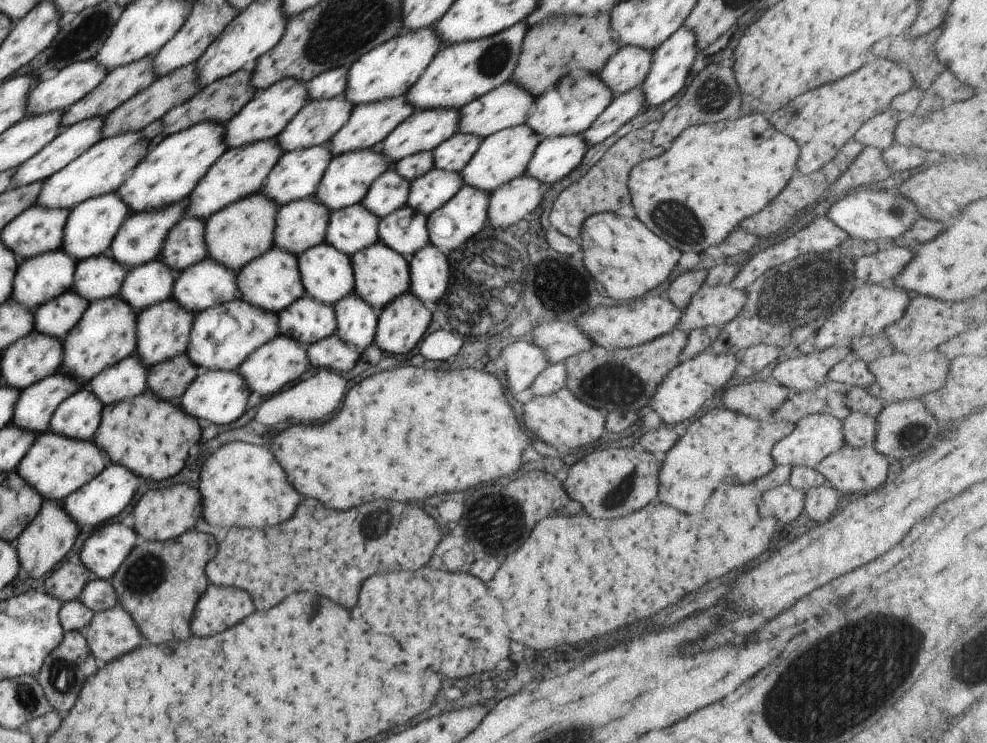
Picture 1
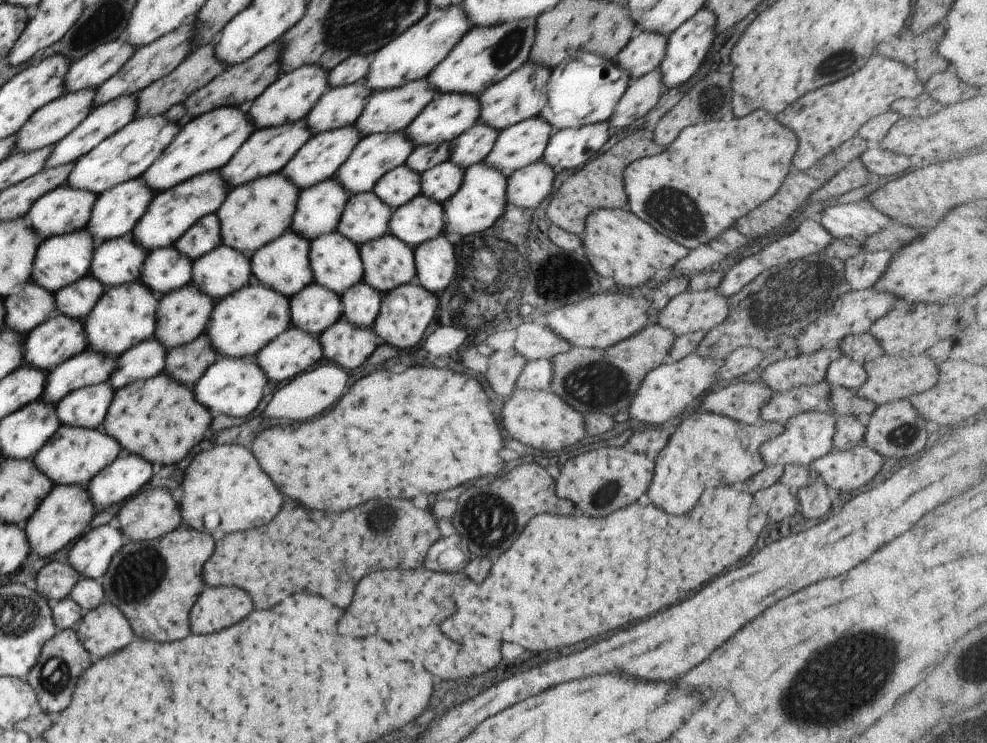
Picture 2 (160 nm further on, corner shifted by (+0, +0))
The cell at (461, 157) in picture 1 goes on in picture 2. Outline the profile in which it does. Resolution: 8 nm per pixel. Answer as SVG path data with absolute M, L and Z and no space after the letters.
M478 123L451 142L450 162L461 166L464 170L473 164L484 162L492 152L499 135L497 128L486 123Z

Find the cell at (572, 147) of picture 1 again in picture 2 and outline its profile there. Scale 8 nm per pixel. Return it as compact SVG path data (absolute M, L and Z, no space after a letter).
M608 121L582 125L577 129L560 129L549 138L542 161L556 173L581 168L600 152L612 134Z

